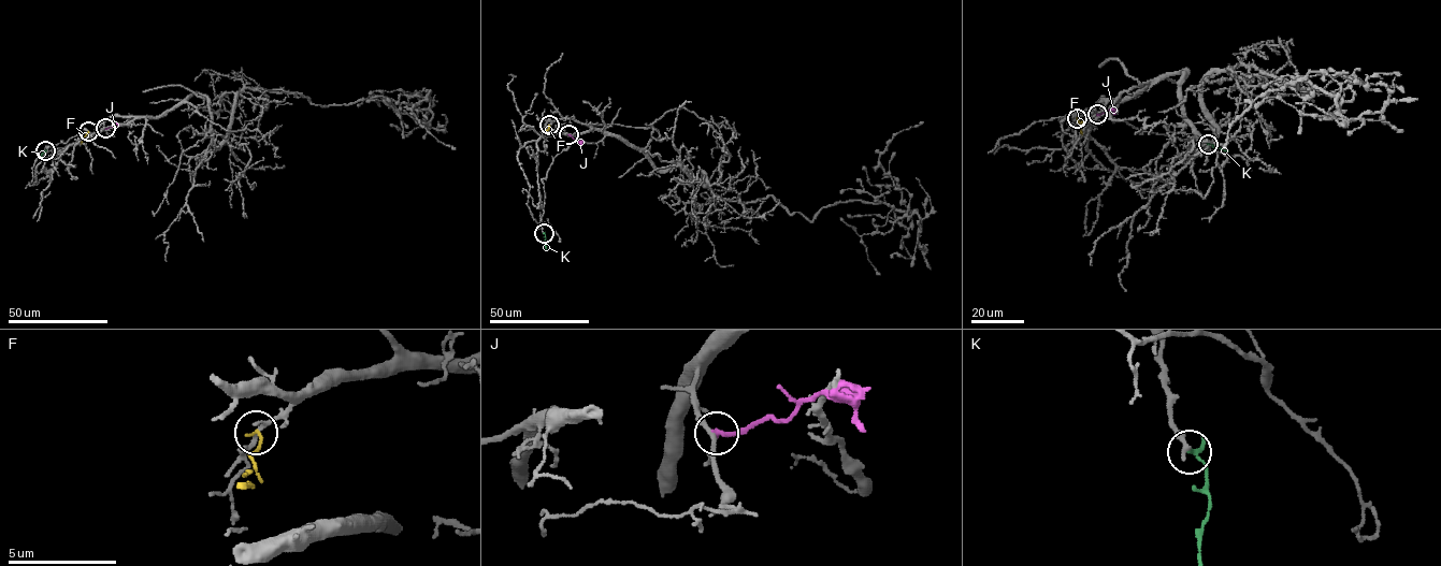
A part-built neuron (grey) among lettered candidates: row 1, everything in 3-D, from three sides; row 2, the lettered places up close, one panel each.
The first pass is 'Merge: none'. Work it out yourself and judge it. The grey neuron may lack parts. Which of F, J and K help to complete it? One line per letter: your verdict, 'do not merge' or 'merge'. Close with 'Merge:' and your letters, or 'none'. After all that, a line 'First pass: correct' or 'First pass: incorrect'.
F: do not merge
J: do not merge
K: do not merge
Merge: none
First pass: correct

